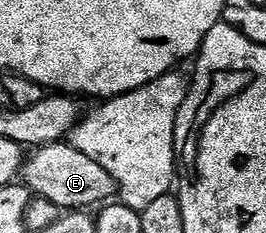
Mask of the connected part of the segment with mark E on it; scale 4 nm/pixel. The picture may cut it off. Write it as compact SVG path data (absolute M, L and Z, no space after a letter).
M69 142L43 144L31 152L34 153L25 157L20 176L34 196L48 198L48 202L56 202L63 210L90 210L93 204L102 206L118 196L118 184L112 174Z

